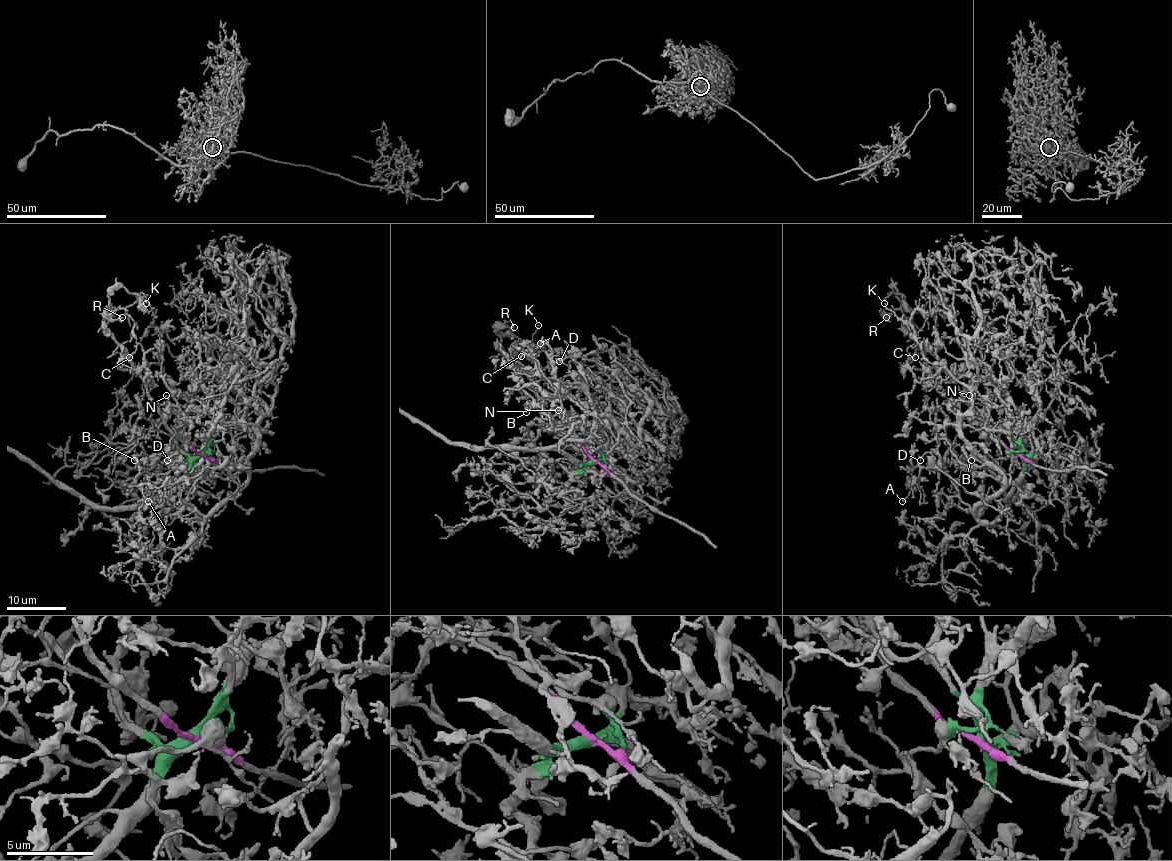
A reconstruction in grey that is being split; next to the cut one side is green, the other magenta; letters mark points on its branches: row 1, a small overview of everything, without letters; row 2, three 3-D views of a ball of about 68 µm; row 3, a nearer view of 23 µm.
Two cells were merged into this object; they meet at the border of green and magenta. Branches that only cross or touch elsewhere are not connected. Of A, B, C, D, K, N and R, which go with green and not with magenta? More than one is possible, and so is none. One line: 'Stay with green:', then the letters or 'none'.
Stay with green: A, B, D, N

